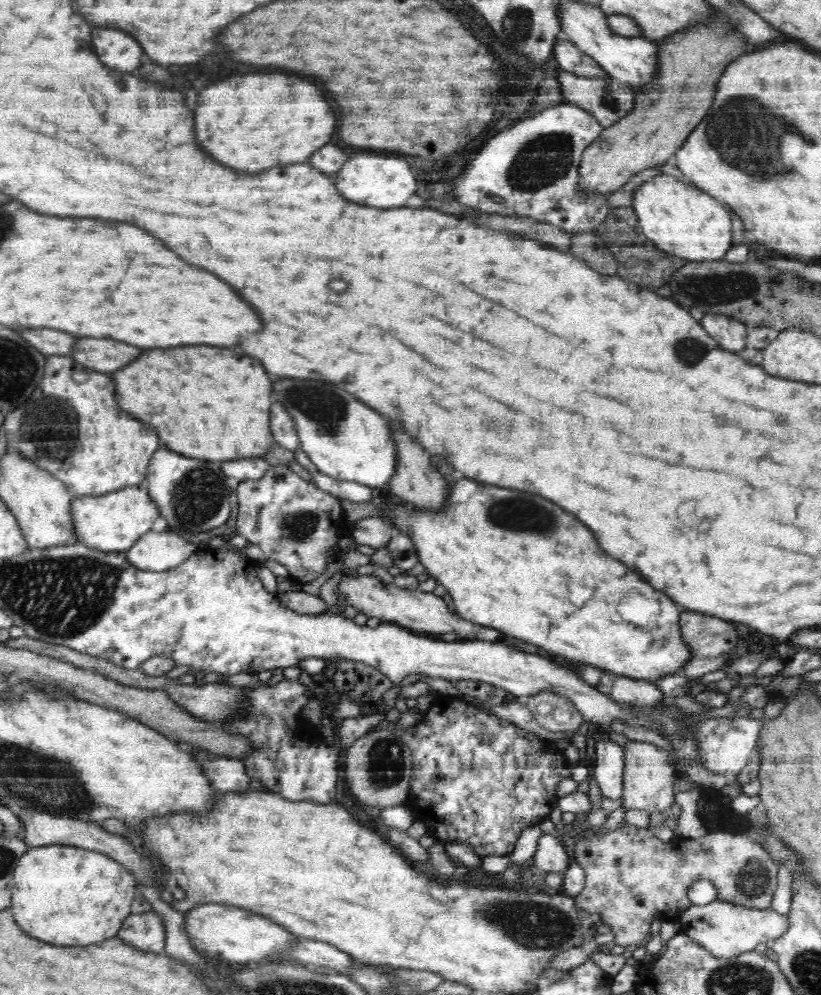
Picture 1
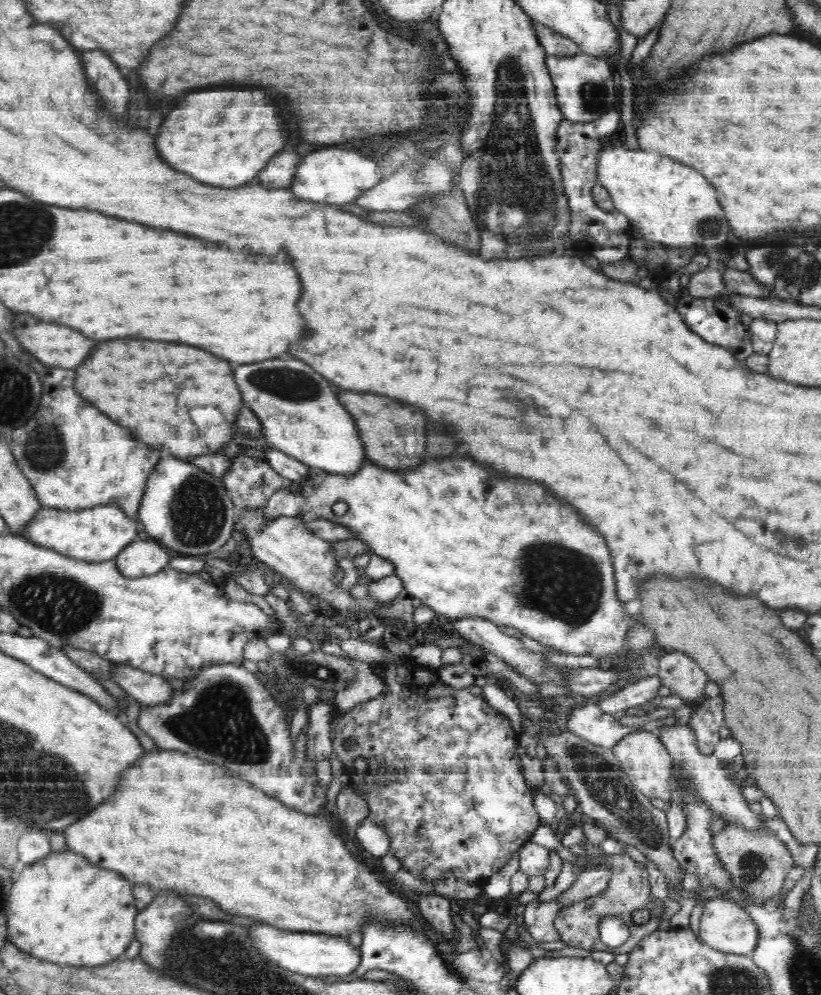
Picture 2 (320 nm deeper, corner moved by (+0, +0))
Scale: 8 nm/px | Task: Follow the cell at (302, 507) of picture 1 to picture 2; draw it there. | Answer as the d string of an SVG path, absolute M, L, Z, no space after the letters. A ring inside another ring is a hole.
M240 454L232 458L222 476L223 484L240 510L264 508L267 500L278 490L295 494L299 485L278 474L266 460Z

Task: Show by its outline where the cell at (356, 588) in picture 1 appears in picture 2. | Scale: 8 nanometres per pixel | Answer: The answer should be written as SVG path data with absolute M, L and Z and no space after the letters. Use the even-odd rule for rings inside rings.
M262 507L242 510L237 516L239 521L235 523L235 530L245 536L244 543L247 543L251 561L270 566L270 570L284 574L286 578L290 578L298 590L302 588L302 590L306 590L306 593L314 592L316 596L322 596L336 610L340 610L340 608L344 608L344 610L366 610L366 612L376 610L378 604L374 600L370 600L370 598L354 600L348 592L342 592L338 588L336 572L340 572L340 569L336 564L338 556L335 556L334 548L331 548L332 542L322 540L314 532L310 532L304 526L304 519L300 516L279 516L276 519L266 519L262 510Z

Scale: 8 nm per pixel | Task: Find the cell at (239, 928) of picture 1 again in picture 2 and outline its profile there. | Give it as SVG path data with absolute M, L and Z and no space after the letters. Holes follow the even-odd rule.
M264 923L248 928L248 938L252 939L254 947L258 948L258 951L262 952L268 960L304 976L343 977L360 966L360 948L350 945L348 940L324 933L286 931Z

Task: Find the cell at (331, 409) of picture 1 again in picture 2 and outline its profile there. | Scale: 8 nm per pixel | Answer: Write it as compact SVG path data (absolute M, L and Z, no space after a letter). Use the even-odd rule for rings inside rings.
M284 356L278 360L264 360L258 364L244 364L236 368L236 384L244 392L244 404L259 418L263 436L272 447L307 464L312 470L334 475L354 475L366 460L359 429L350 412L340 404L338 392L334 392L324 376L314 372L302 360Z

